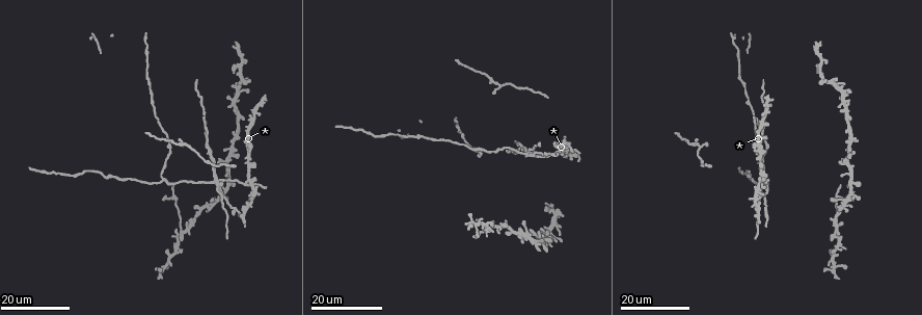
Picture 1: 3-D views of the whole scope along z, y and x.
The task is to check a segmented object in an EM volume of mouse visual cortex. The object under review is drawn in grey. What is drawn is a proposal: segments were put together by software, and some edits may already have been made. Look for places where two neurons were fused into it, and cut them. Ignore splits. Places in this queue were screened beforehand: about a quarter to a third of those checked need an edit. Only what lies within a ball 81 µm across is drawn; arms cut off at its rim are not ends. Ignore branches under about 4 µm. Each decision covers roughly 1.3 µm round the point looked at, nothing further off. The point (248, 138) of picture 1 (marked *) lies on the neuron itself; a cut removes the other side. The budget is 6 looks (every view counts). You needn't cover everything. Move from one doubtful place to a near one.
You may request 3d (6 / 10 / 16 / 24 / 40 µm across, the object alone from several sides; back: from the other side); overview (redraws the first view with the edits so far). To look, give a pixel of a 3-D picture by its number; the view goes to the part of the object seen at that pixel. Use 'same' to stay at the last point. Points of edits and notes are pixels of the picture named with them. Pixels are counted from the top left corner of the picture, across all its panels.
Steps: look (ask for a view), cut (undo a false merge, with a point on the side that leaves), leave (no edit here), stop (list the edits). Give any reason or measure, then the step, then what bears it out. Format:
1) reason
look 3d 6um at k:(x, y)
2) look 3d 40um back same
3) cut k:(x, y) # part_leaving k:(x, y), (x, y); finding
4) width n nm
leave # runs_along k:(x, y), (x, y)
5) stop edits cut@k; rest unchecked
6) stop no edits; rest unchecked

side arm on a straight run
look 3d 16um at 1:(246, 183)

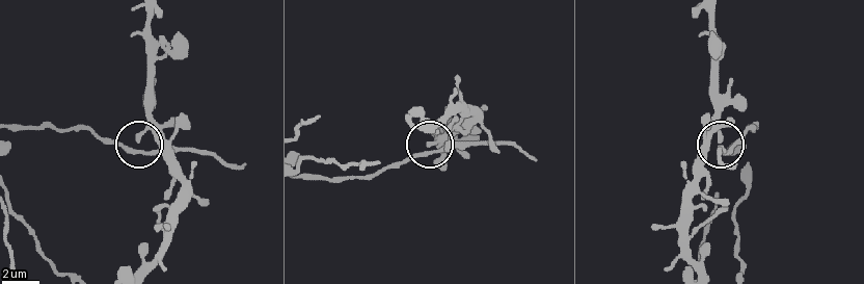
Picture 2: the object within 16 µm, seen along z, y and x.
look 3d 6um at 2:(728, 153)

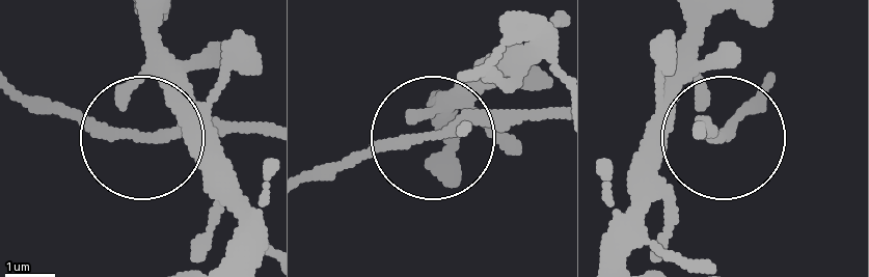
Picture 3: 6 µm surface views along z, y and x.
width 180 nm
leave # runs_along 3:(151, 15), (135, 127), (151, 139), (263, 127); one neuron here

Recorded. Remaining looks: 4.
look 3d 16um at 1:(472, 149)

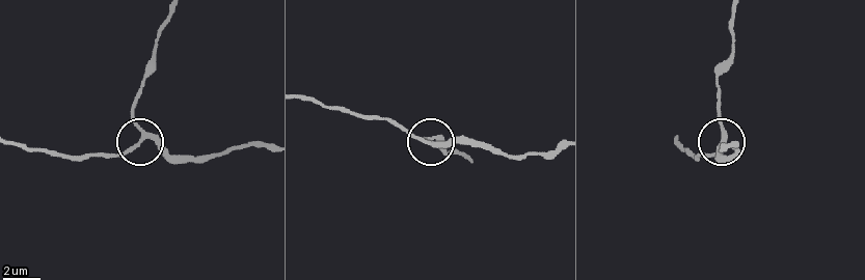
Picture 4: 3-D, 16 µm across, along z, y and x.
zoom in
look 3d 6um at 4:(436, 145)

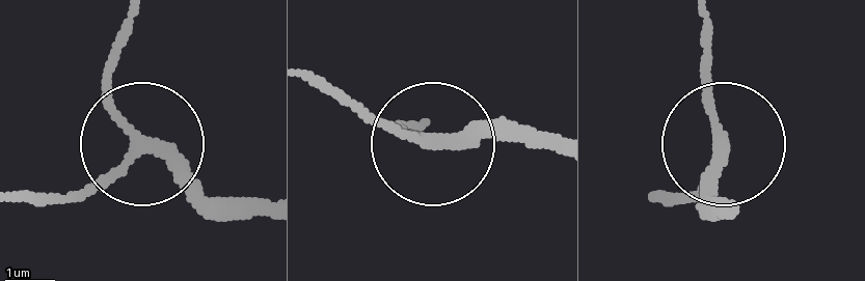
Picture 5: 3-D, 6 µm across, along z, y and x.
side_arm 46 um
leave # runs_along 5:(556, 149), (506, 137), (419, 145), (348, 104); all the same neuron

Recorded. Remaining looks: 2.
look 3d 24um at 1:(182, 232)

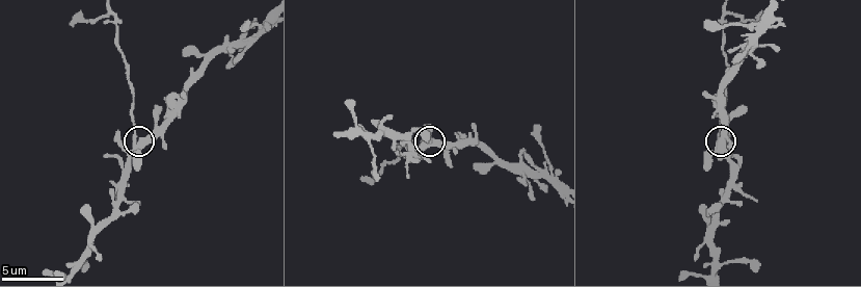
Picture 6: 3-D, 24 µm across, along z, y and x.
closer look
look 3d 6um at 6:(133, 136)

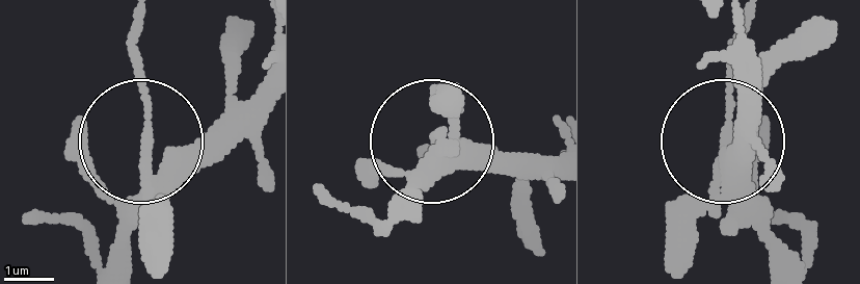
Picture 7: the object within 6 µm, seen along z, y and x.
cut 7:(148, 122) # part_leaving 7:(144, 189), (136, 19); two neurons meet here

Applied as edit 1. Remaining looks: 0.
stop edits cut@7; rest unchecked

